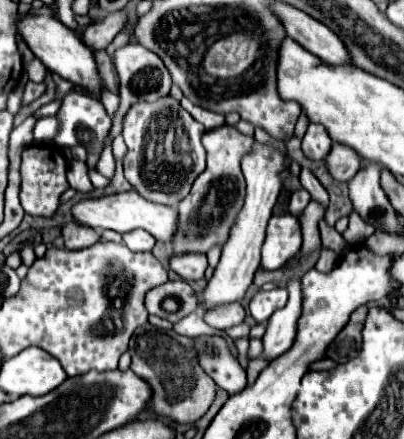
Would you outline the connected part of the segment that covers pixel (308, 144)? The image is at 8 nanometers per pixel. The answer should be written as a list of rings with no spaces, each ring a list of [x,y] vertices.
[[[309,124],[305,136],[303,136],[303,152],[311,160],[323,160],[331,150],[333,140],[329,138],[323,124]]]

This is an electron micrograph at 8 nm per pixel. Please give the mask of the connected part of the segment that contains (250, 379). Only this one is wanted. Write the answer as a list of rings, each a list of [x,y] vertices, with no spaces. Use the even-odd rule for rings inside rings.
[[[253,359],[249,363],[249,368],[247,368],[247,386],[250,386],[253,384],[253,382],[256,380],[256,377],[259,375],[261,370],[263,370],[265,367],[267,367],[270,364],[269,361],[265,359]]]

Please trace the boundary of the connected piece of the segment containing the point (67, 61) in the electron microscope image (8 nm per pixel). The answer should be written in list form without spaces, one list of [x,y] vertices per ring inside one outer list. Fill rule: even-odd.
[[[39,14],[39,16],[19,16],[19,32],[23,36],[23,40],[27,42],[27,46],[31,48],[31,52],[55,74],[59,74],[61,78],[69,80],[73,86],[83,88],[89,96],[93,96],[95,100],[101,100],[101,92],[105,88],[99,70],[97,70],[97,62],[93,56],[91,48],[83,46],[83,40],[79,38],[79,34],[71,28],[67,28],[65,24],[61,24],[55,16],[49,14]]]

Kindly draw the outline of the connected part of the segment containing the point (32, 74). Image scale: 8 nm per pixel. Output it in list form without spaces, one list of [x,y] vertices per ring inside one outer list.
[[[37,58],[25,62],[25,72],[31,82],[43,82],[43,78],[45,78],[45,66]]]

